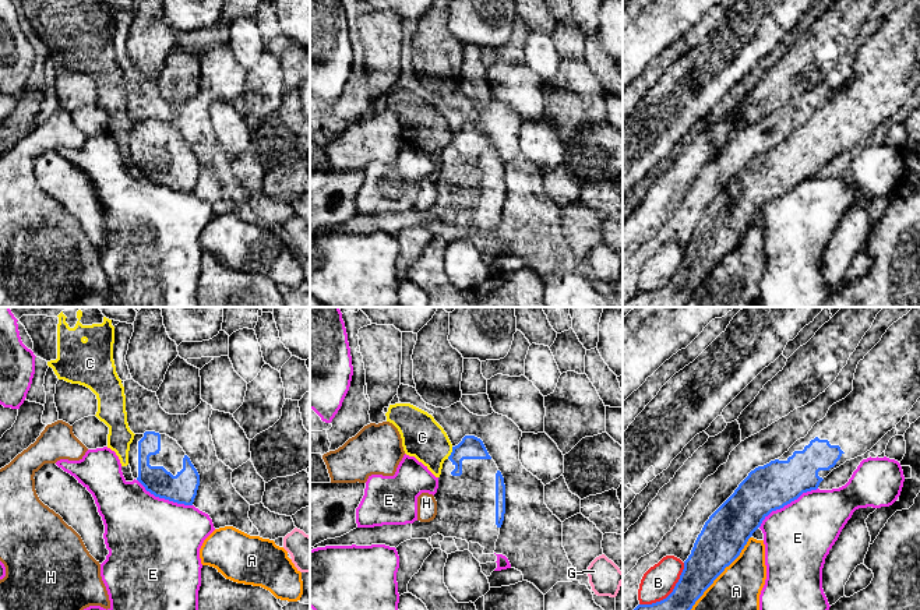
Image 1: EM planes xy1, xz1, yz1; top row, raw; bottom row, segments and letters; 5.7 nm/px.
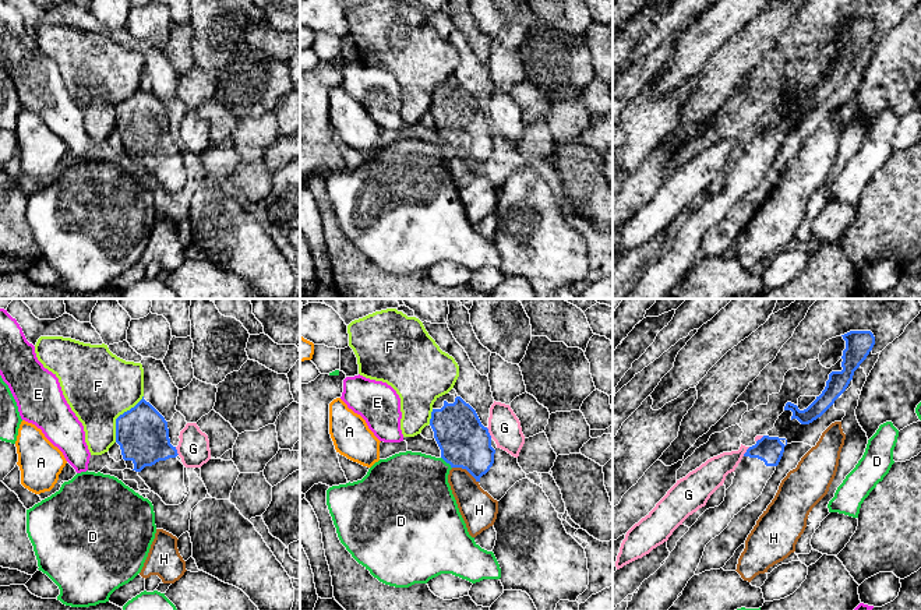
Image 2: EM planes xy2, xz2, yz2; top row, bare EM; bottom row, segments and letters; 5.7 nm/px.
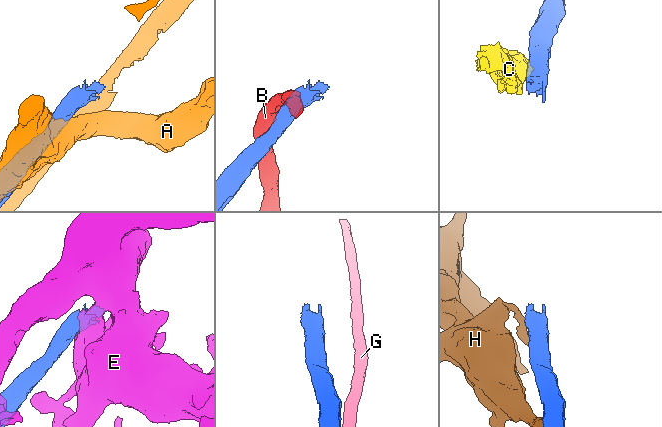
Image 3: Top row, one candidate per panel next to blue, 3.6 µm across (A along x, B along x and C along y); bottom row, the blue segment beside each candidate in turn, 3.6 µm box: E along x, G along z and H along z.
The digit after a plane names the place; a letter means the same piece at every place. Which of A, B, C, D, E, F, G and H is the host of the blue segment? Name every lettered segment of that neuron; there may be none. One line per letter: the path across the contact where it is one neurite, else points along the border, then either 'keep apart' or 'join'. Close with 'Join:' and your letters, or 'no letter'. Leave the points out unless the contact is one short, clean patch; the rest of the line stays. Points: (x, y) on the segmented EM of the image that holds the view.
A: keep apart
B: keep apart
C: keep apart
D: border along xz2 (441, 457), (451, 468); keep apart
E: keep apart
F: keep apart
G: border along xz2 (486, 427), (491, 437); keep apart
H: keep apart
Join: no letter

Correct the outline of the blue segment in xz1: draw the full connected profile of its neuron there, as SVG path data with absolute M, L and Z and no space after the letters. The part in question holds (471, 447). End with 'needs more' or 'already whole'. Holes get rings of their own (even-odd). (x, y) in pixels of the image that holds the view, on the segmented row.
M465 436L452 447L443 463L434 498L437 515L430 522L356 528L310 550L352 544L385 544L396 549L406 540L429 539L440 533L444 537L479 543L484 549L483 554L494 553L505 514L505 484L480 438Z | needs more

